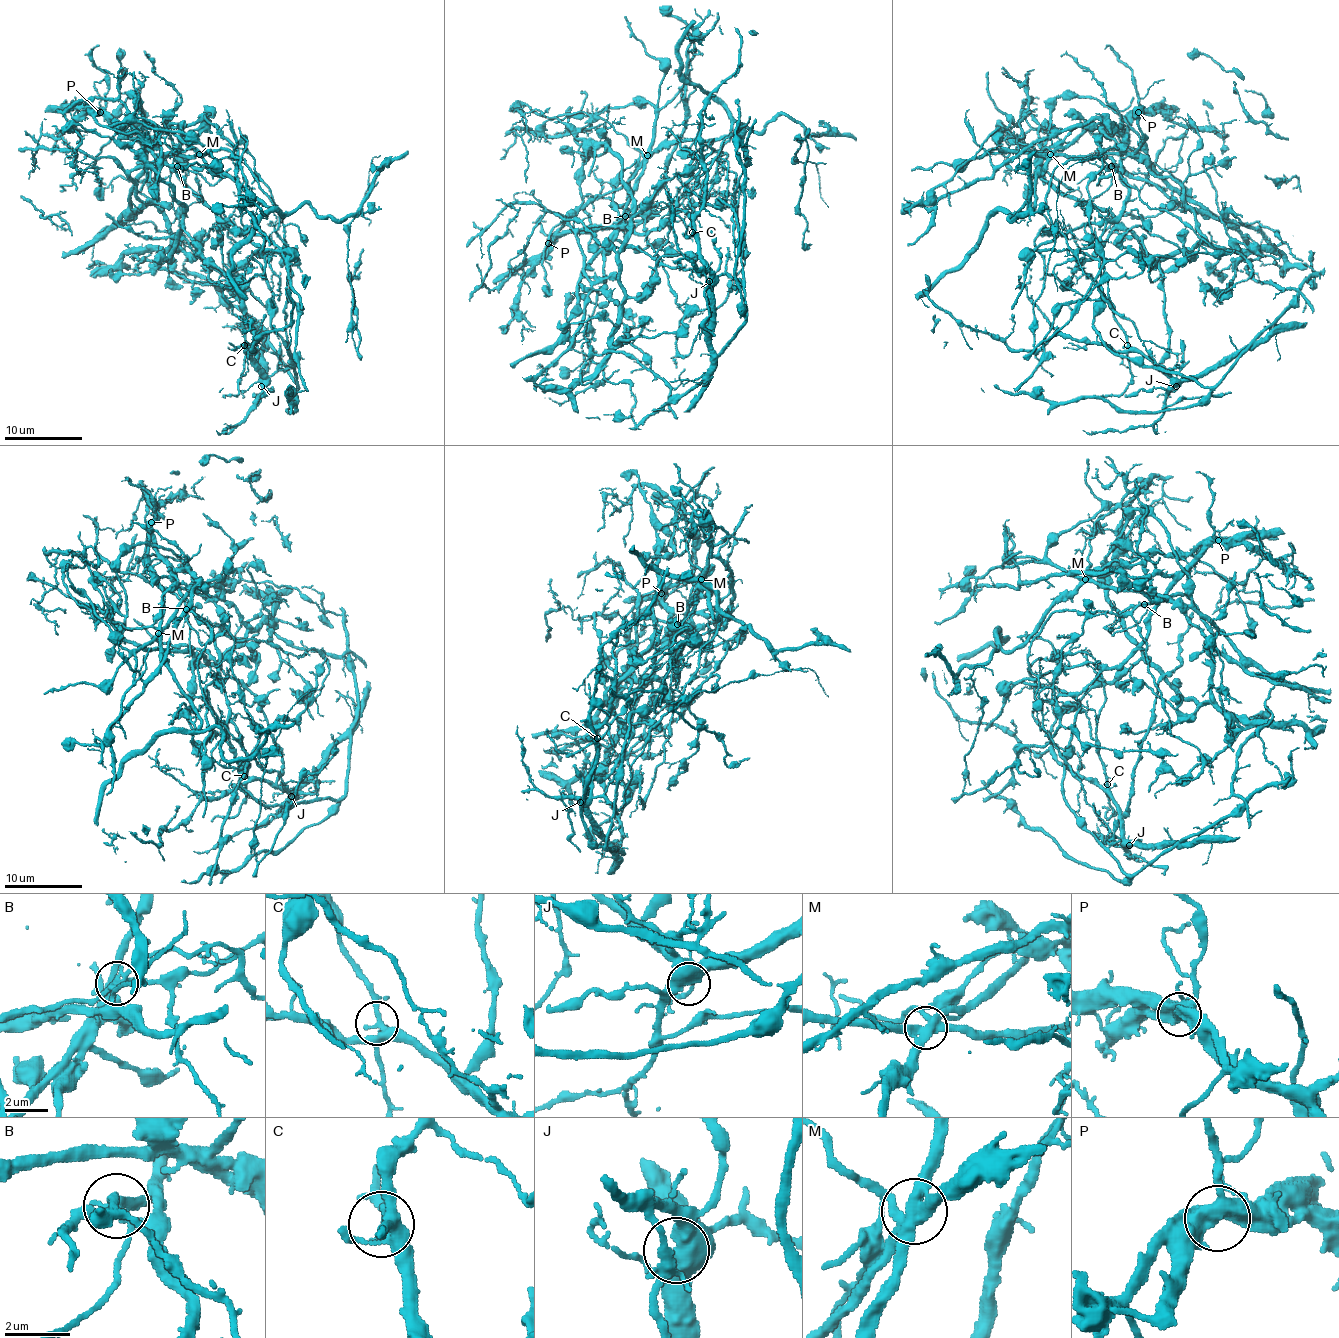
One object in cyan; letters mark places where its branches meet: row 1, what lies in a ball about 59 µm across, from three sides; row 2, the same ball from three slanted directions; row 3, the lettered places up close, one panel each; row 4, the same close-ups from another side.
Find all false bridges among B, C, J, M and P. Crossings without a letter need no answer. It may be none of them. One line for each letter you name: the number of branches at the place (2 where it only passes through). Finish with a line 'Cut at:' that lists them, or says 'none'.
B: 5
M: 5
P: 4
Cut at: B, M, P

